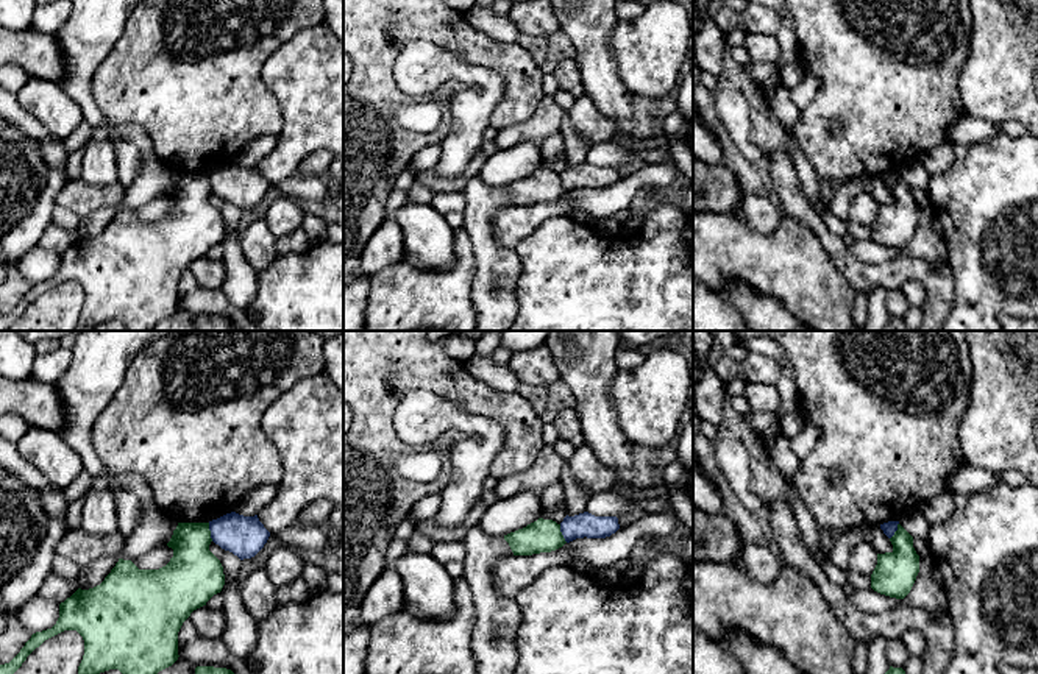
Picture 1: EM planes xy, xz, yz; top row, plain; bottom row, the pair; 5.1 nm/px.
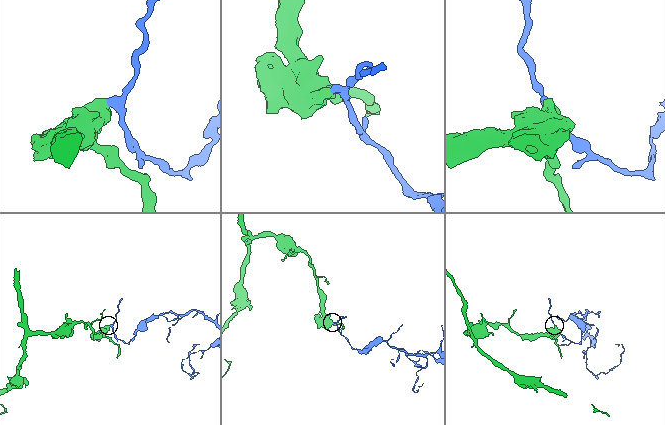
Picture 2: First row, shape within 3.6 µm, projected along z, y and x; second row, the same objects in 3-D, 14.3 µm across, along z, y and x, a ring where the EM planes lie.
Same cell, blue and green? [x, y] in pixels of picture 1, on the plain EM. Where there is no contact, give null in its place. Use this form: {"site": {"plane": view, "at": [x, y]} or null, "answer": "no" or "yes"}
{"site": {"plane": "xy", "at": [211, 183]}, "answer": "no"}

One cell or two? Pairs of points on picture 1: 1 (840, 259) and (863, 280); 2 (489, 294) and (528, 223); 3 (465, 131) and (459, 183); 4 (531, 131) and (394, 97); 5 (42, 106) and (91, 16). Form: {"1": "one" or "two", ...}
{"1": "one", "2": "two", "3": "two", "4": "two", "5": "two"}

